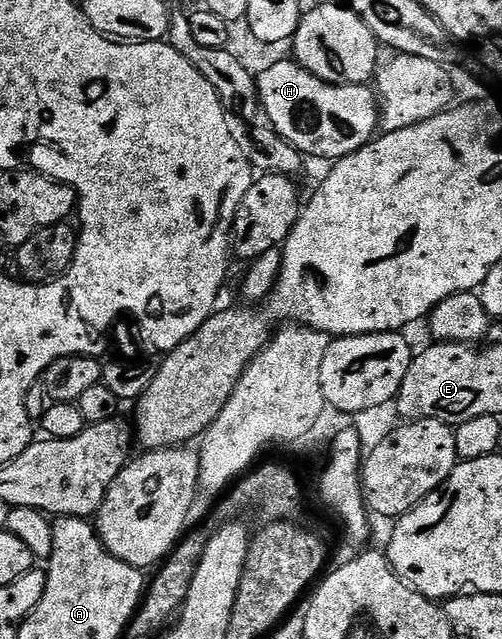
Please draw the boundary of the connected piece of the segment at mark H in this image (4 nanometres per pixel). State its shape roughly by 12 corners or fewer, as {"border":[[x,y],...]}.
{"border":[[287,57],[256,75],[274,132],[337,161],[380,131],[373,86]]}

